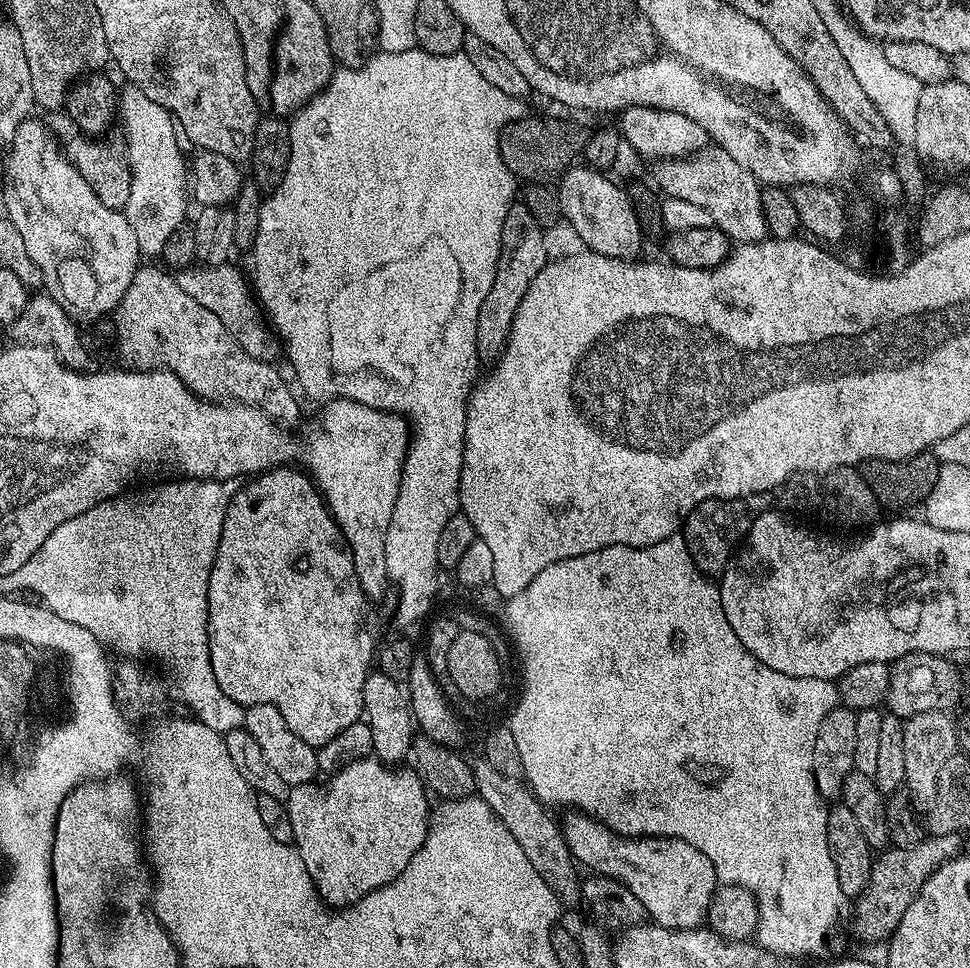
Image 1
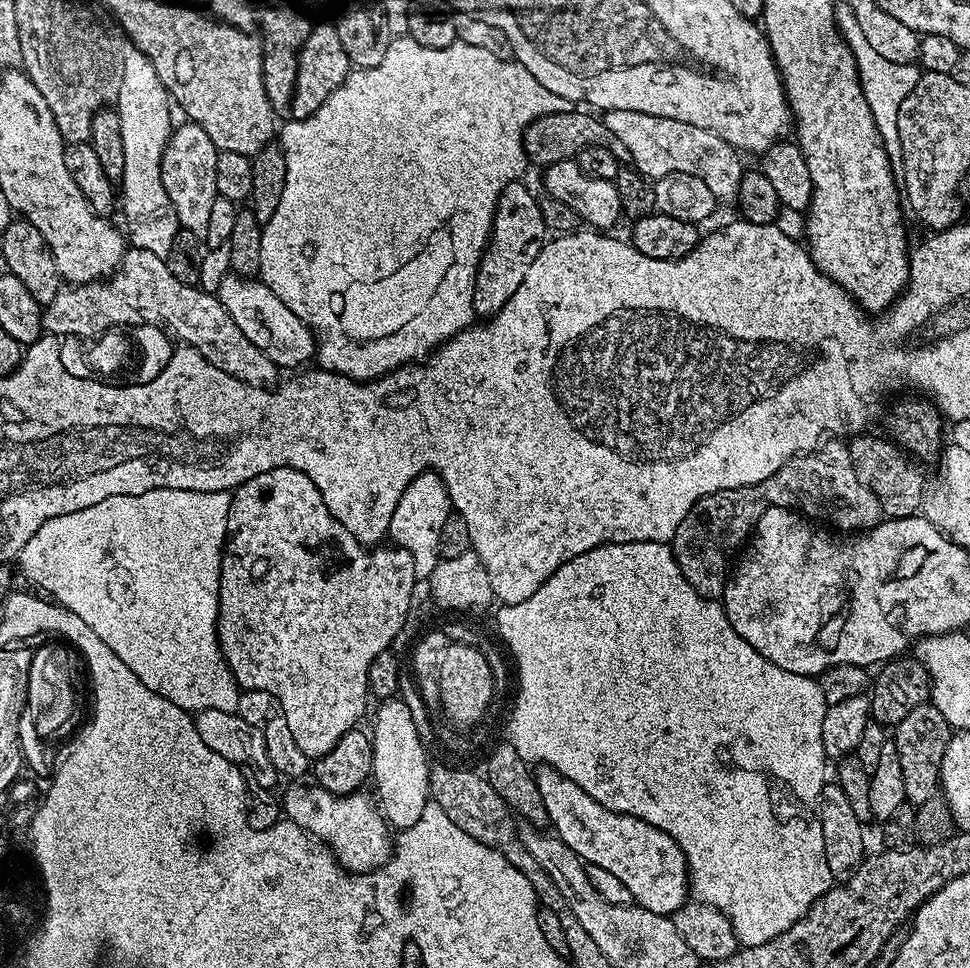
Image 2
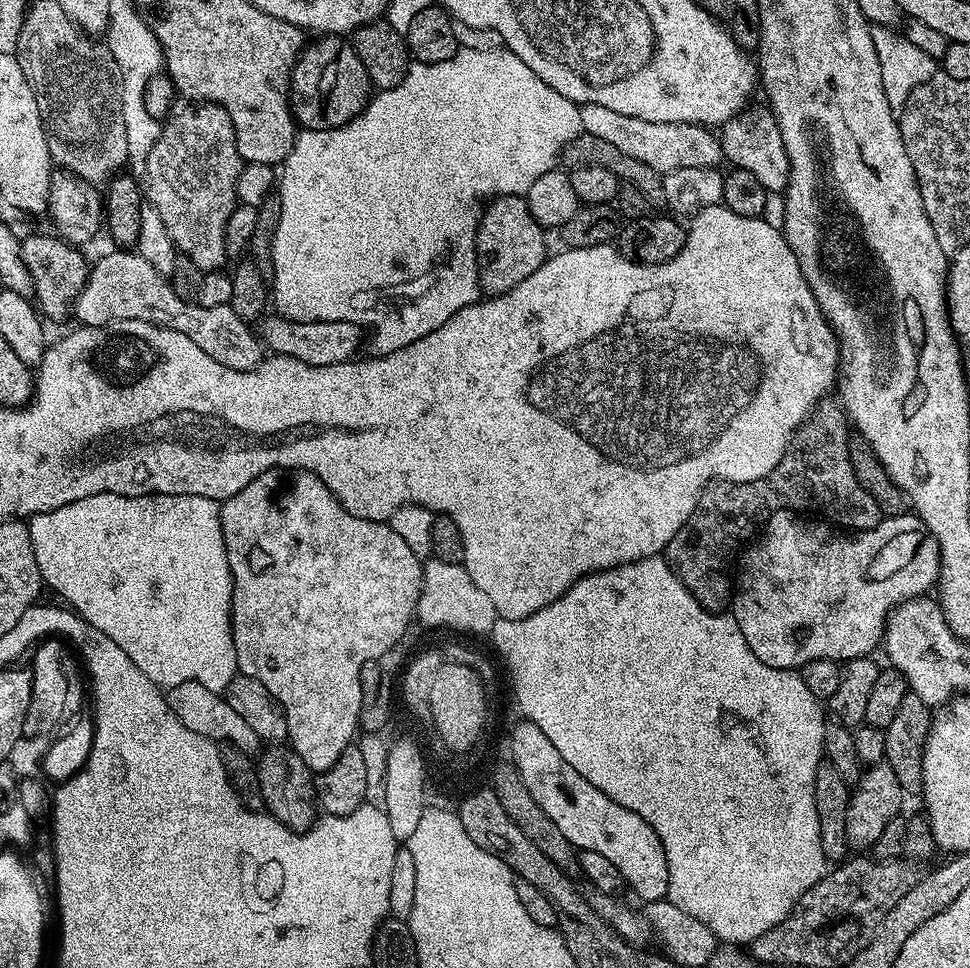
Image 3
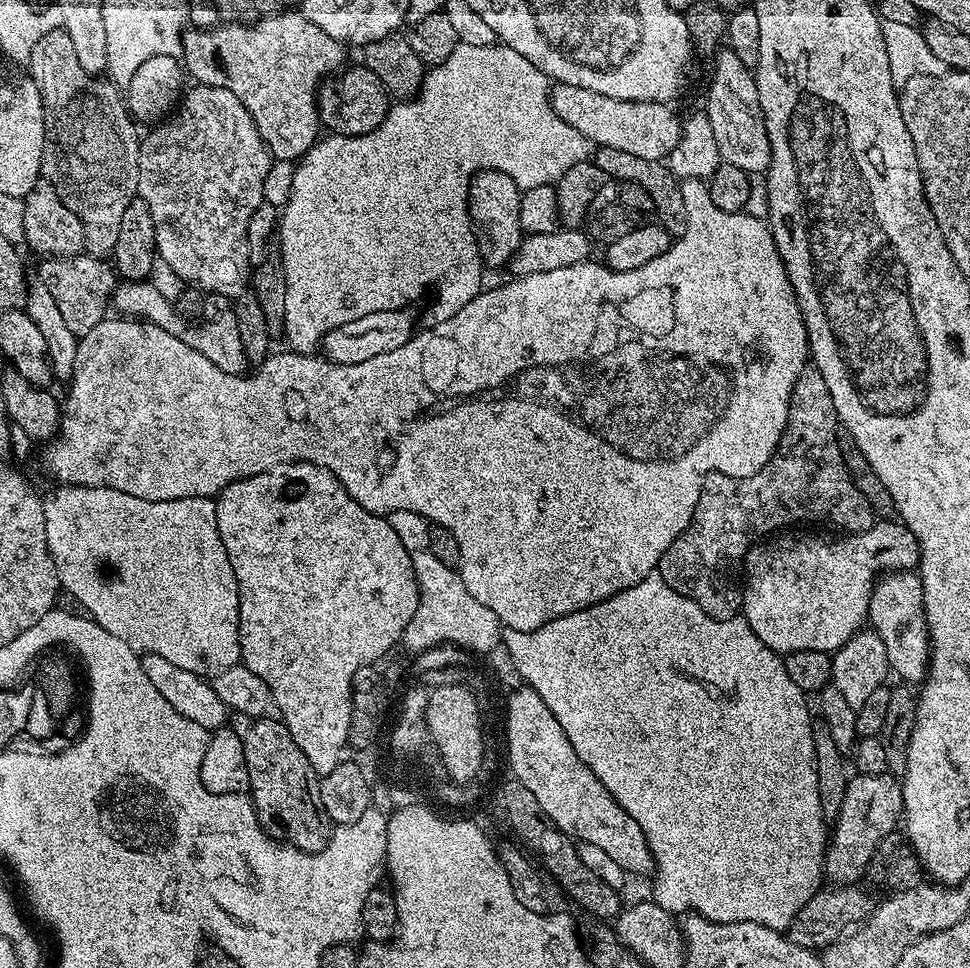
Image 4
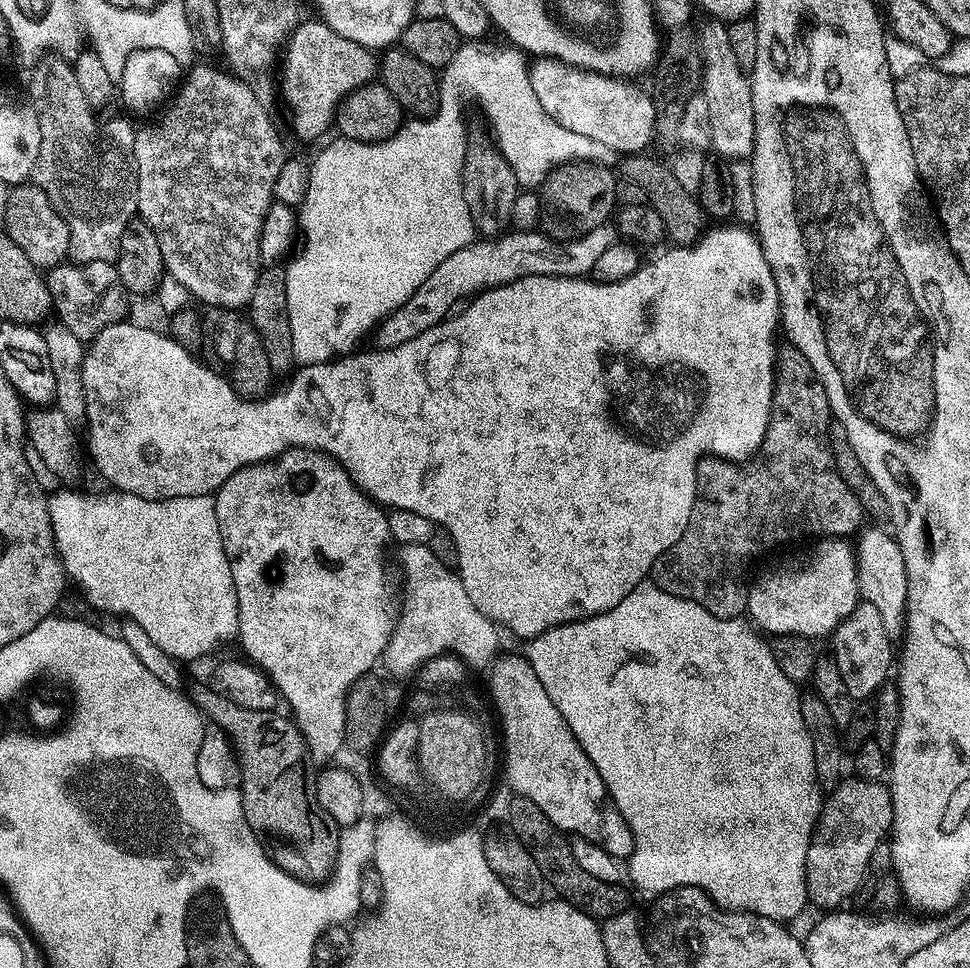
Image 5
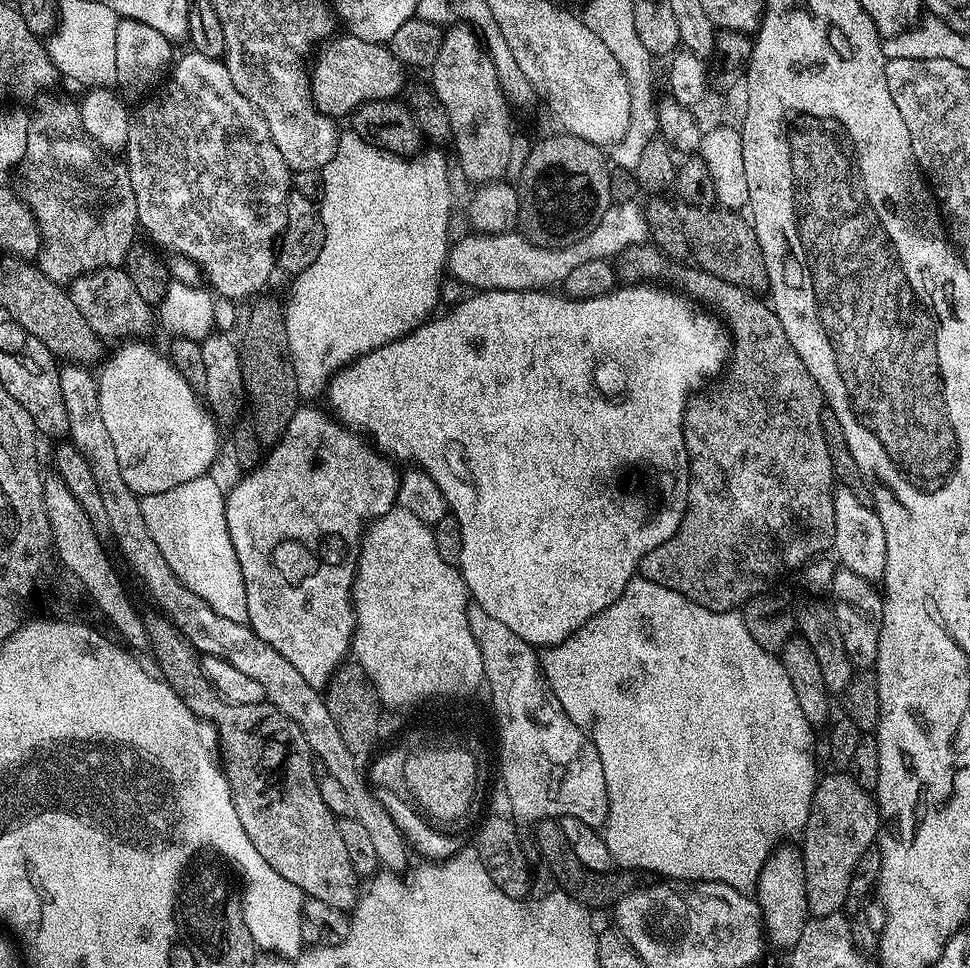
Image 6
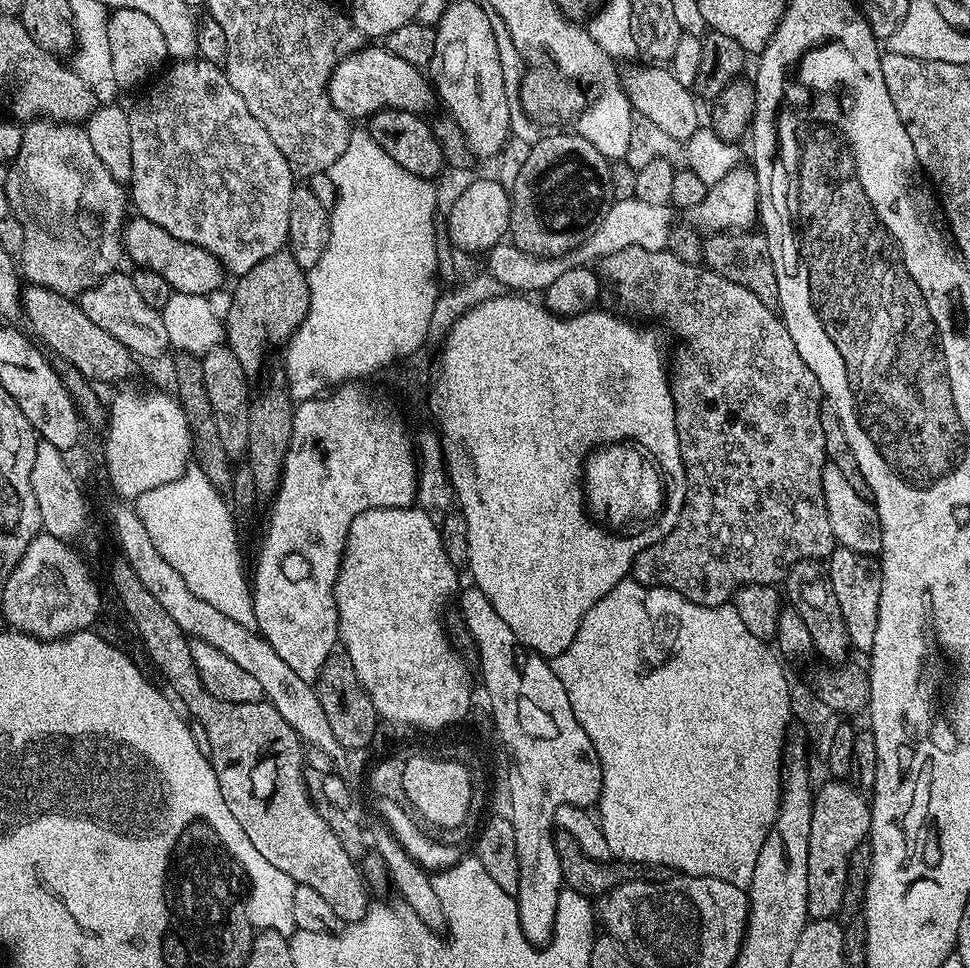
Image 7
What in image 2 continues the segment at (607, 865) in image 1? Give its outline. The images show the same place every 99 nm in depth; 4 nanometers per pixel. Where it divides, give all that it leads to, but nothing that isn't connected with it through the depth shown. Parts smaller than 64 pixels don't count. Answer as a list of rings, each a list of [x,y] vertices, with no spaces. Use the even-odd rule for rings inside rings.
[[[540,766],[534,772],[538,782],[538,794],[542,794],[542,802],[546,806],[549,825],[574,854],[578,854],[585,865],[593,864],[602,870],[610,870],[610,874],[617,876],[621,882],[626,882],[626,890],[630,890],[633,901],[640,907],[650,910],[654,914],[672,916],[682,908],[690,896],[690,877],[688,874],[688,859],[678,846],[675,836],[658,830],[658,826],[650,826],[650,822],[642,822],[636,815],[622,814],[602,806],[578,782],[570,782],[558,770],[547,766]]]

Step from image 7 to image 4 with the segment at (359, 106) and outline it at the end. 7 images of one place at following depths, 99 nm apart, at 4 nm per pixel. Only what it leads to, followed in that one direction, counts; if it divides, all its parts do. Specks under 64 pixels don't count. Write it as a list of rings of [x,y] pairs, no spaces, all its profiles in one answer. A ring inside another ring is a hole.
[[[299,10],[280,12],[277,16],[272,15],[265,14],[251,22],[221,22],[215,26],[189,27],[182,37],[182,67],[191,79],[193,76],[193,81],[196,84],[222,86],[226,90],[230,90],[230,94],[238,97],[238,102],[242,102],[242,106],[246,106],[246,110],[250,110],[250,118],[254,118],[254,126],[262,138],[262,142],[266,142],[273,161],[290,160],[296,162],[316,145],[317,139],[321,135],[322,125],[320,123],[320,109],[318,107],[320,86],[325,78],[339,73],[345,67],[344,52],[346,52],[346,48],[345,45],[340,44],[334,38],[330,38],[330,34],[326,34],[326,30],[318,30],[318,26],[314,26],[314,22],[310,22],[310,18],[303,16]]]

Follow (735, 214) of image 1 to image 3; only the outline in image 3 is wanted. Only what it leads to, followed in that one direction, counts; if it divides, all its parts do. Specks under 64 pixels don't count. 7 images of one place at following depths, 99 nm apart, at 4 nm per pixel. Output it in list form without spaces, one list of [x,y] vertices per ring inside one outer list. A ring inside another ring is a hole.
[[[597,104],[583,105],[580,113],[585,132],[594,134],[594,138],[603,138],[605,142],[618,146],[618,150],[638,158],[638,162],[646,162],[646,166],[650,166],[658,173],[673,172],[686,166],[715,168],[721,163],[722,151],[717,133],[705,125],[646,122],[642,118],[618,114],[618,110],[606,110],[606,106]]]

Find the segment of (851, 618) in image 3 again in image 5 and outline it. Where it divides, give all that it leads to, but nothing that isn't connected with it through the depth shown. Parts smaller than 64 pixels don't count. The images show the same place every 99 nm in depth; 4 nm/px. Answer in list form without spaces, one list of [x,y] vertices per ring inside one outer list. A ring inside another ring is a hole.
[[[824,538],[808,556],[805,564],[797,568],[788,568],[785,572],[772,572],[760,581],[753,583],[748,589],[747,615],[751,623],[761,633],[772,636],[816,636],[827,637],[836,631],[841,622],[848,616],[850,610],[858,603],[856,591],[856,554],[853,545],[844,538]]]

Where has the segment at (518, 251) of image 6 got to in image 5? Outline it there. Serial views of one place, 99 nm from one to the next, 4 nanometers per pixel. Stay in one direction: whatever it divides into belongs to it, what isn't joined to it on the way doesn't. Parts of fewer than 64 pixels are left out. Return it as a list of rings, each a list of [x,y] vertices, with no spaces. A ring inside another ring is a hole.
[[[611,223],[594,226],[590,234],[577,240],[551,240],[539,230],[508,230],[491,238],[477,238],[472,243],[454,250],[434,266],[434,270],[423,282],[412,289],[406,302],[397,304],[395,310],[380,321],[375,329],[376,348],[393,348],[418,338],[422,330],[439,324],[453,311],[455,300],[463,301],[490,288],[497,288],[520,280],[523,276],[574,276],[584,278],[591,273],[594,262],[598,262],[602,250],[617,243],[618,232]]]

